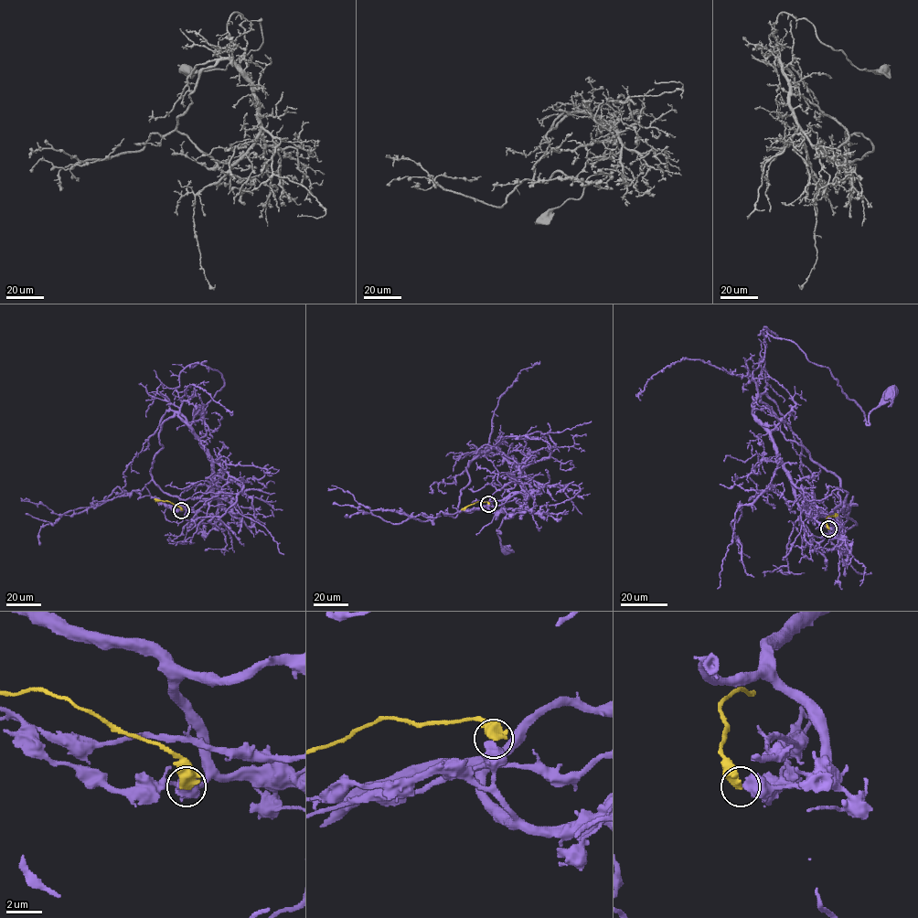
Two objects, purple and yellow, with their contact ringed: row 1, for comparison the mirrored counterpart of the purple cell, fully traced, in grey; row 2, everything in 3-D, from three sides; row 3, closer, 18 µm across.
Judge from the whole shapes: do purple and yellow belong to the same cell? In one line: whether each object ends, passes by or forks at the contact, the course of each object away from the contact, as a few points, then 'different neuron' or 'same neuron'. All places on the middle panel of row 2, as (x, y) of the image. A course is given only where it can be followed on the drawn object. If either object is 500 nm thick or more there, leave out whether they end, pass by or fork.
purple via (488, 504), (458, 511), (466, 467), (486, 447), (486, 456), (512, 457), (531, 485), (496, 529), (505, 549) | yellow via (488, 503), (477, 502), (461, 509) | different neuron

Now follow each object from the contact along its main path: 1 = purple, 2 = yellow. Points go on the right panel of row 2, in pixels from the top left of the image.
1: (829, 528), (839, 527), (839, 479), (786, 440), (761, 400), (761, 332), (827, 367), (868, 425), (890, 390)
2: (828, 528), (827, 517), (837, 514)

